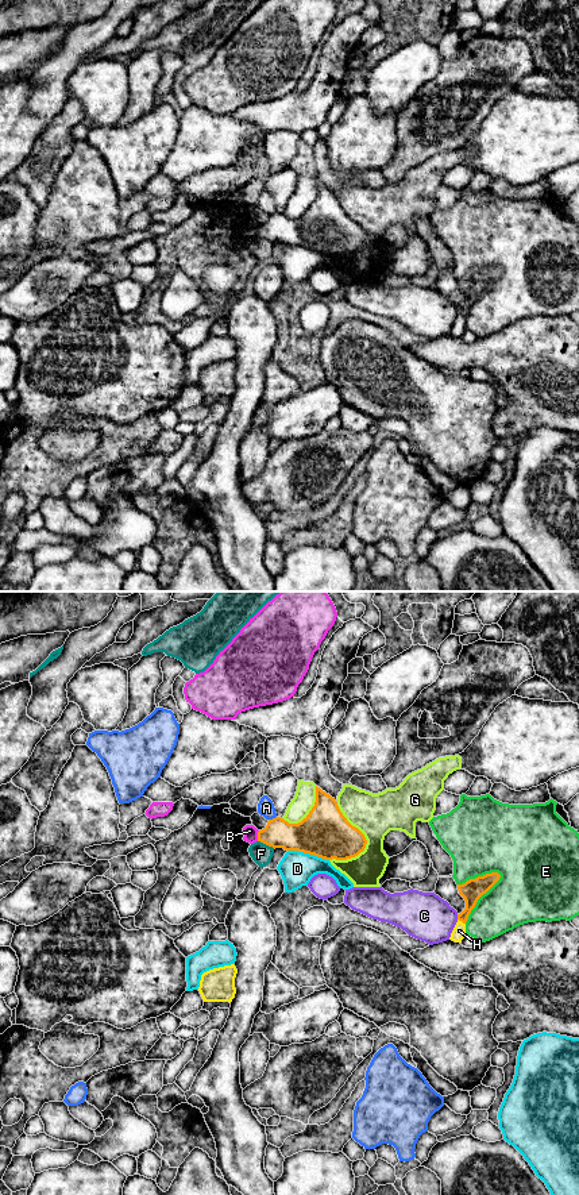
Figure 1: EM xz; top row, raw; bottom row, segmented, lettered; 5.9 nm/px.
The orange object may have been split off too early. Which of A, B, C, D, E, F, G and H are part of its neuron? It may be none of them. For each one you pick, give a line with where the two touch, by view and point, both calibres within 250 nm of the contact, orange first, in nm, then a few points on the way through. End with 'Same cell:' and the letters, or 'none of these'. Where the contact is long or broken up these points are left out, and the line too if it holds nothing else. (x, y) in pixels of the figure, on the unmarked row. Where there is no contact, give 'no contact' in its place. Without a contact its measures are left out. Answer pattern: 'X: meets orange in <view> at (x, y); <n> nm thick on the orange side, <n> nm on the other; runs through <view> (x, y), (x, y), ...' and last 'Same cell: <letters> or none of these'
H: meets orange in xz at (462, 316); 120 nm thick on the orange side, 80 nm on the other; runs through xz (474, 284), (469, 304), (462, 316), (459, 326)
Same cell: H

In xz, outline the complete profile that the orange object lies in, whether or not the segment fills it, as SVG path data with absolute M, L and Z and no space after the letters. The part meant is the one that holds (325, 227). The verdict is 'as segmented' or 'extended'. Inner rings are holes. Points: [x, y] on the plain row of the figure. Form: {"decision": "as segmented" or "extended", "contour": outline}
{"decision": "as segmented", "contour": "M317 181L314 201L301 217L289 219L281 212L269 215L258 227L258 236L325 255L355 253L367 239L364 230L343 211L335 193Z"}

